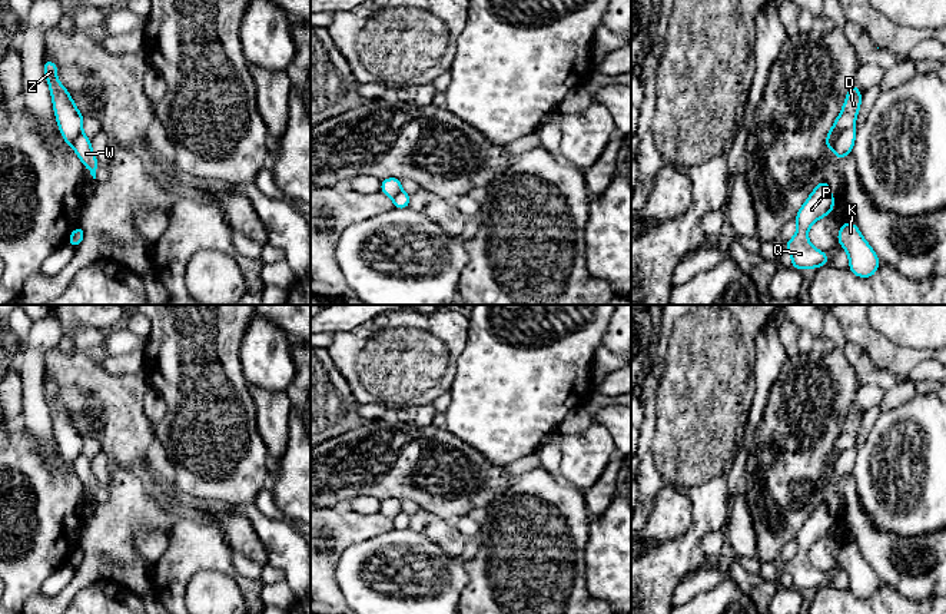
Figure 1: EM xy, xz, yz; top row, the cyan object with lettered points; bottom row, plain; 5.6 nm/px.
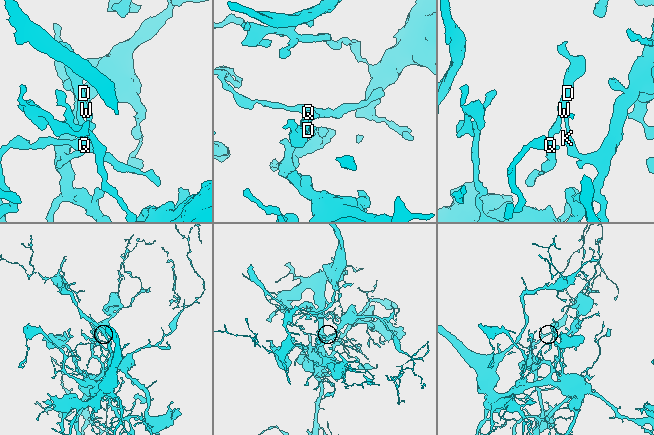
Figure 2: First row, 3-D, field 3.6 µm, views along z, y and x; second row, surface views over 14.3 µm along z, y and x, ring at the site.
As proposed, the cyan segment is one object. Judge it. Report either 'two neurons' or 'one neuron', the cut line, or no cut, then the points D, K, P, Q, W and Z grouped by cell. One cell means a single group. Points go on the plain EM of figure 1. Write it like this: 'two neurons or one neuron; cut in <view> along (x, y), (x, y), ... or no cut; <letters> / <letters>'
two neurons; cut in yz along (853, 448), (847, 448), (835, 461), (835, 474); D P Q Z / K W

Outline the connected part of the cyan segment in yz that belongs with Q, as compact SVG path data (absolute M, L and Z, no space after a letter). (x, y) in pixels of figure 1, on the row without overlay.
M823 500L810 514L796 535L797 552L786 562L786 572L791 575L791 587L803 591L829 584L827 574L816 570L809 561L810 547L834 530L834 517Z

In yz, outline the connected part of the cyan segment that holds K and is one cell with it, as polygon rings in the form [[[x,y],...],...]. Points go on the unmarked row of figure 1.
[[[853,542],[840,547],[837,562],[847,572],[849,590],[857,598],[870,598],[876,594],[880,581]]]

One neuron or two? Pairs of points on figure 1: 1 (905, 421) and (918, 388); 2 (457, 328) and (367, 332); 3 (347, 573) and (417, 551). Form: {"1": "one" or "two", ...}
{"1": "two", "2": "one", "3": "one"}

